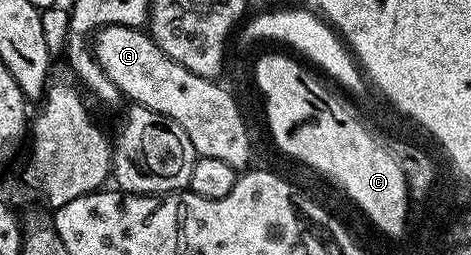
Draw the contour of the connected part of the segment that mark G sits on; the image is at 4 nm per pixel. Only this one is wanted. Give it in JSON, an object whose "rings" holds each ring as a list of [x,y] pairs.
{"rings":[[[109,24],[106,28],[99,28],[92,36],[92,51],[100,70],[118,87],[123,97],[127,96],[127,101],[172,118],[172,122],[176,122],[182,127],[184,134],[188,134],[188,142],[192,142],[198,156],[220,158],[220,162],[228,162],[228,166],[239,170],[249,165],[246,163],[250,160],[250,132],[246,129],[246,120],[242,117],[233,94],[228,89],[221,88],[221,83],[200,78],[192,74],[192,70],[180,66],[180,62],[168,58],[168,54],[164,54],[164,50],[156,46],[149,31],[142,28],[129,28],[119,24]]]}

